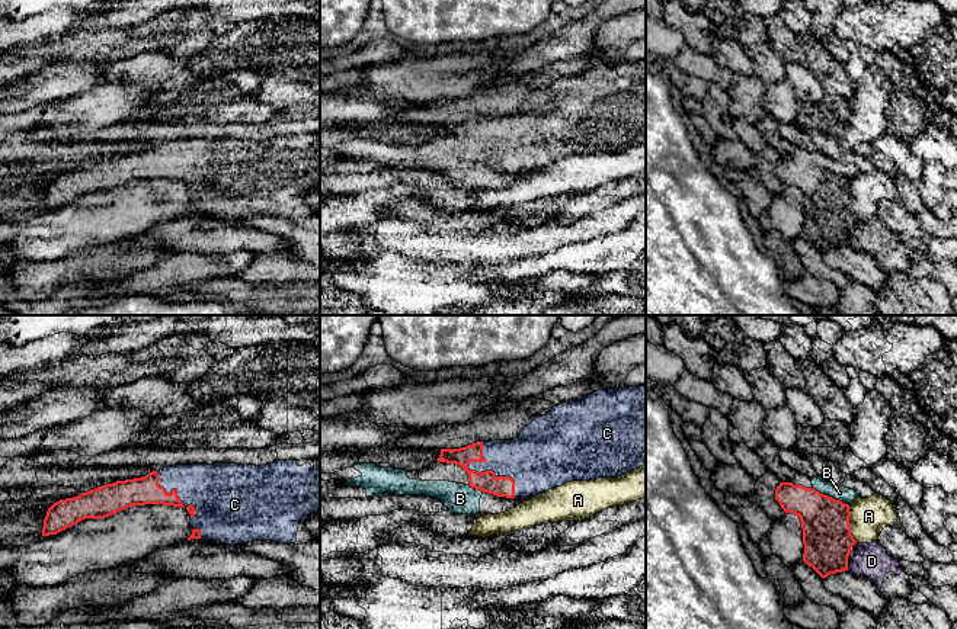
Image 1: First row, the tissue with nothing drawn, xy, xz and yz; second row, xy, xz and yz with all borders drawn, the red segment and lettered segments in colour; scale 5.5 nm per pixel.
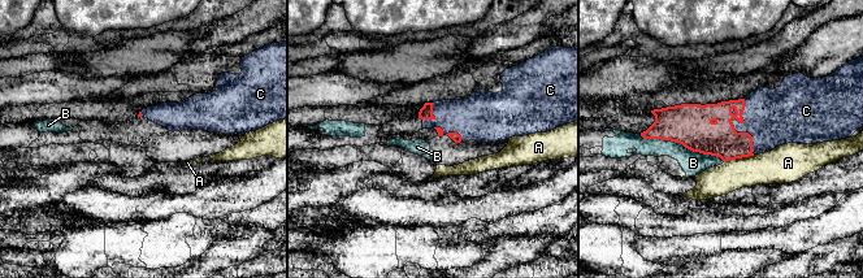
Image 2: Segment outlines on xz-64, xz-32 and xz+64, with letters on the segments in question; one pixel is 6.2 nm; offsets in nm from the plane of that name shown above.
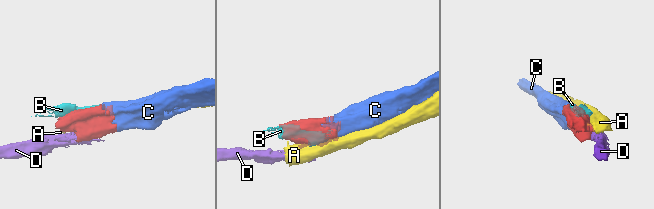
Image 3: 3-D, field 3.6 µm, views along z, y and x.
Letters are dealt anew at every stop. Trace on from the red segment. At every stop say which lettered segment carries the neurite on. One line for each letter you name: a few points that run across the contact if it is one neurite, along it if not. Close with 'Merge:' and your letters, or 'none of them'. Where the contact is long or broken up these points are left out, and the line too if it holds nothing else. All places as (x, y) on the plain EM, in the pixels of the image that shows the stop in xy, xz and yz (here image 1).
Merge: C

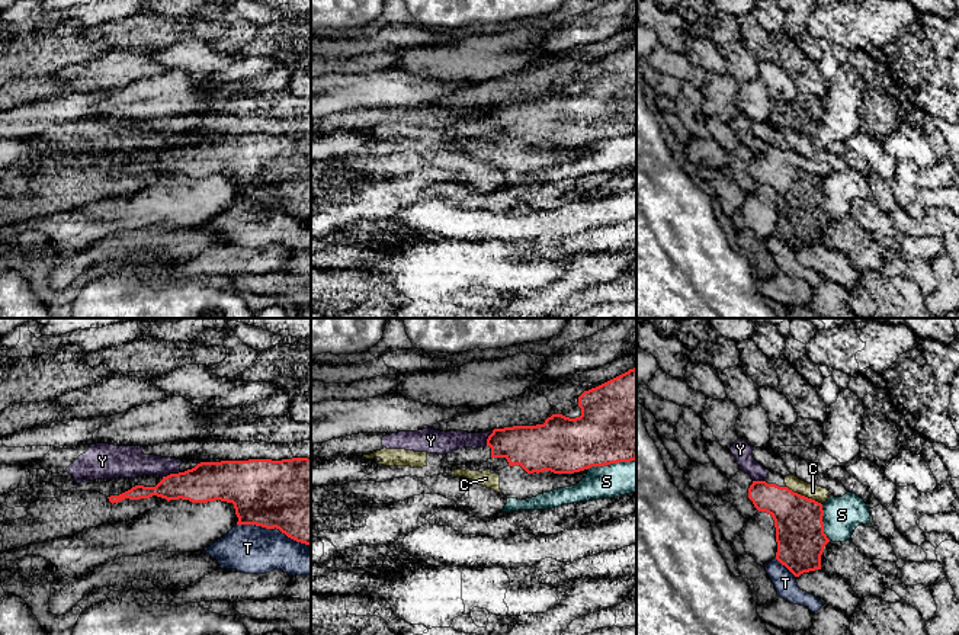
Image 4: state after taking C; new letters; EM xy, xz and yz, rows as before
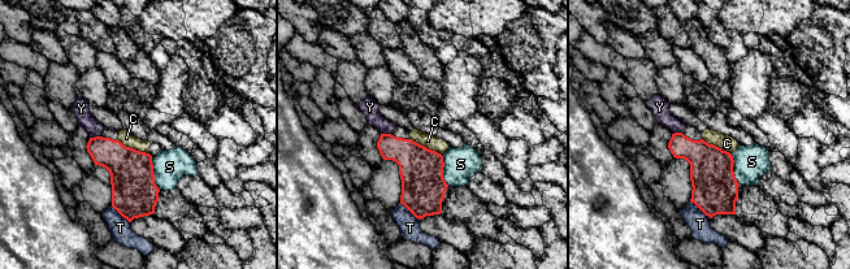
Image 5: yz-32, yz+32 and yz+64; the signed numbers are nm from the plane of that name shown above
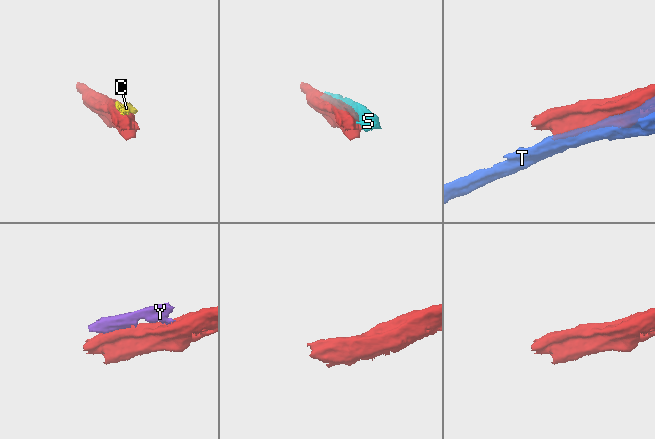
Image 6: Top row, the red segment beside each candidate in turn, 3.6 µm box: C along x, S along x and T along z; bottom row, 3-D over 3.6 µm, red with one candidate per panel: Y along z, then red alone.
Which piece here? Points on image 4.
Merge: none of them

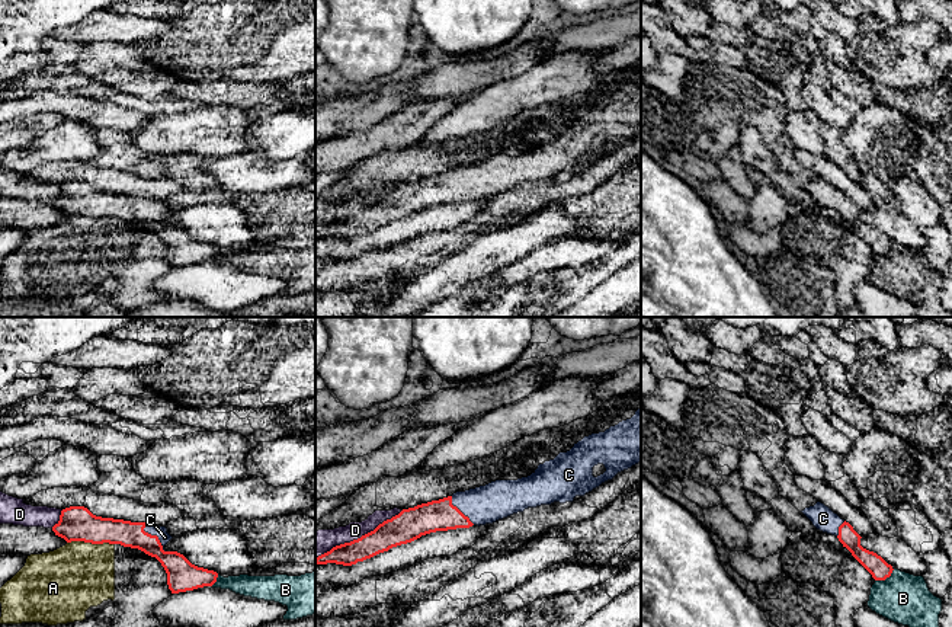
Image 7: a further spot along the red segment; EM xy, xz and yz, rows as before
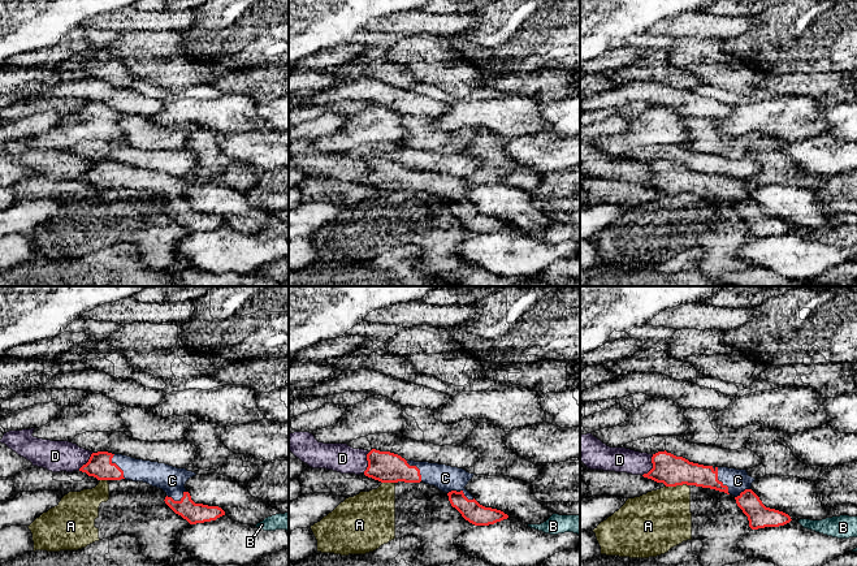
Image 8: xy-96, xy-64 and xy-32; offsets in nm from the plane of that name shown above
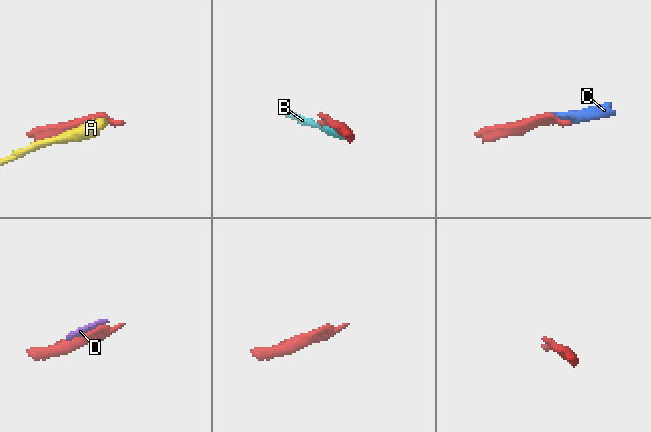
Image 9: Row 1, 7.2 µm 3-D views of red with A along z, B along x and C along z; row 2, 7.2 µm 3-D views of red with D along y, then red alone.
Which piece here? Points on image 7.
Merge: C

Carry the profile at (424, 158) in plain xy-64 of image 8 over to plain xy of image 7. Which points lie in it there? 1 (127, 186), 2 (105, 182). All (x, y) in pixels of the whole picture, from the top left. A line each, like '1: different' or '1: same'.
1: same
2: same

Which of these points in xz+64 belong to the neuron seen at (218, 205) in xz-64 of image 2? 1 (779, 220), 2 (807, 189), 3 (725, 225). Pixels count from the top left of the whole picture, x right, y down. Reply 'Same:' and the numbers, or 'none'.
Same: 1, 3

